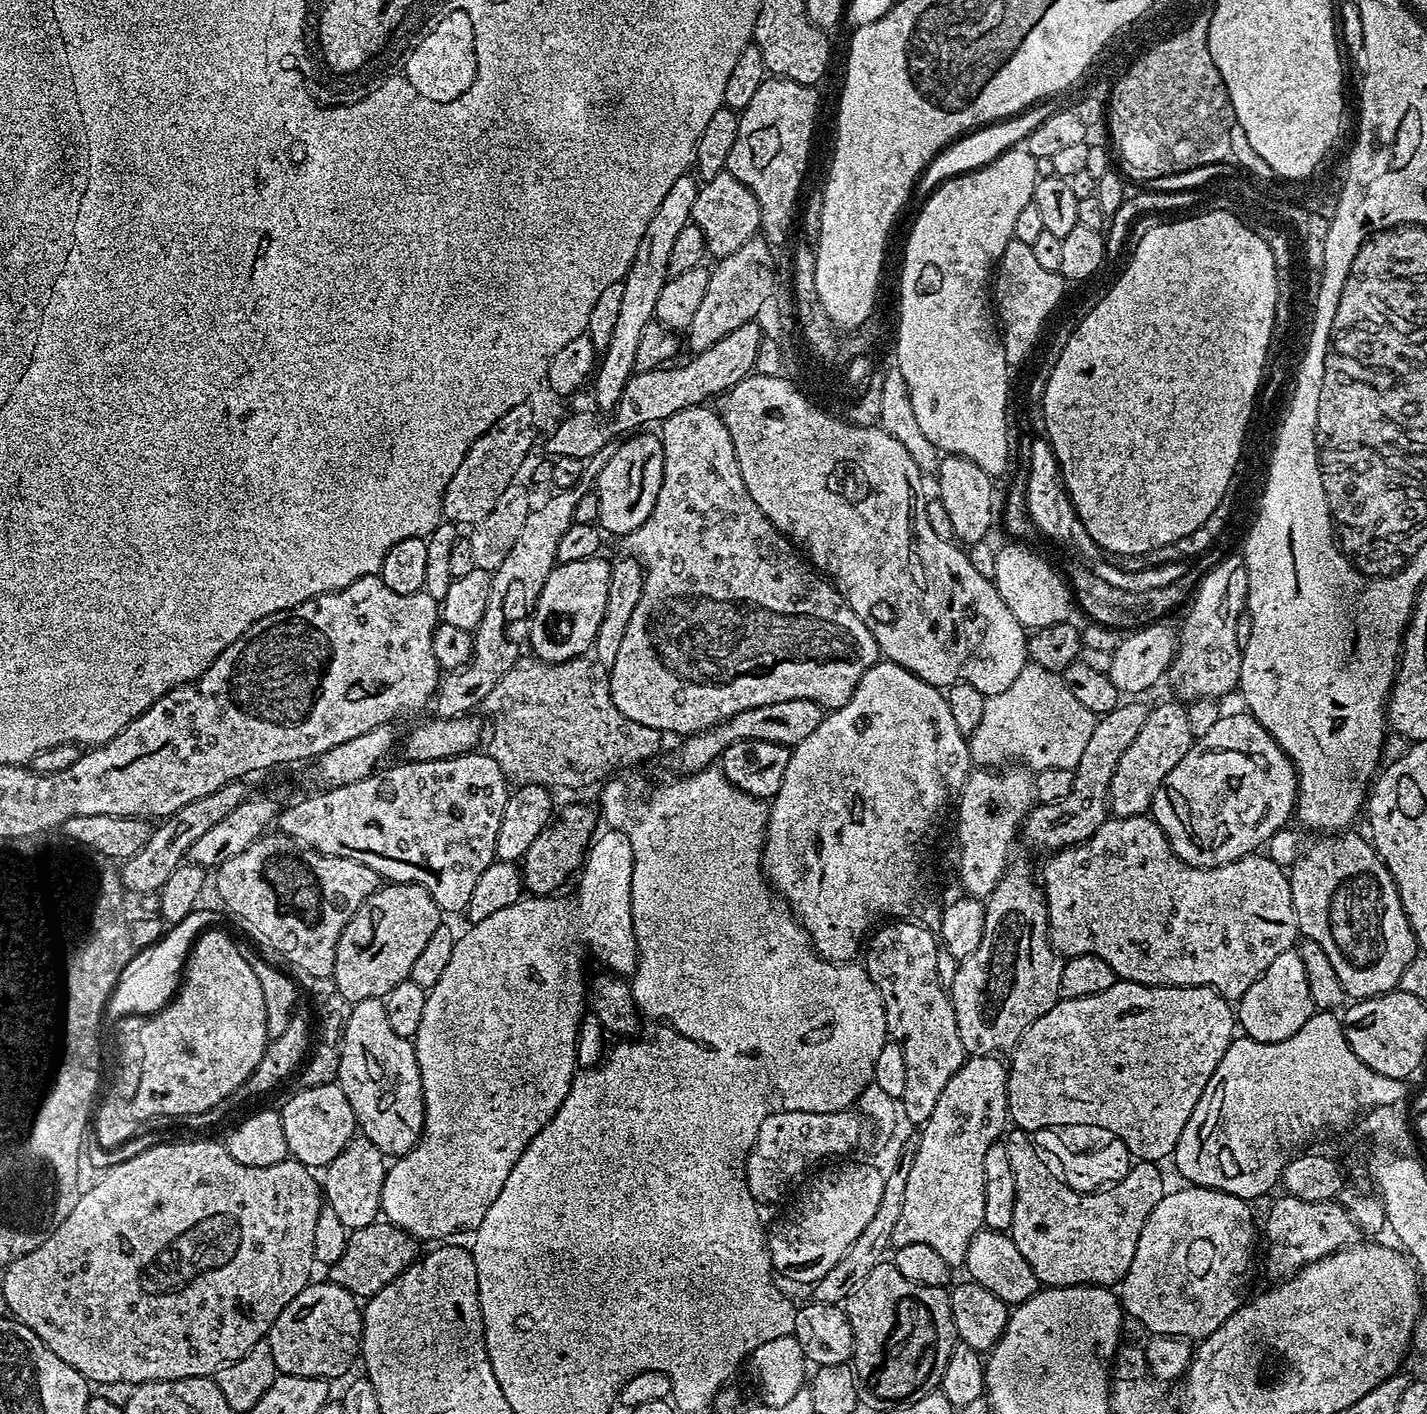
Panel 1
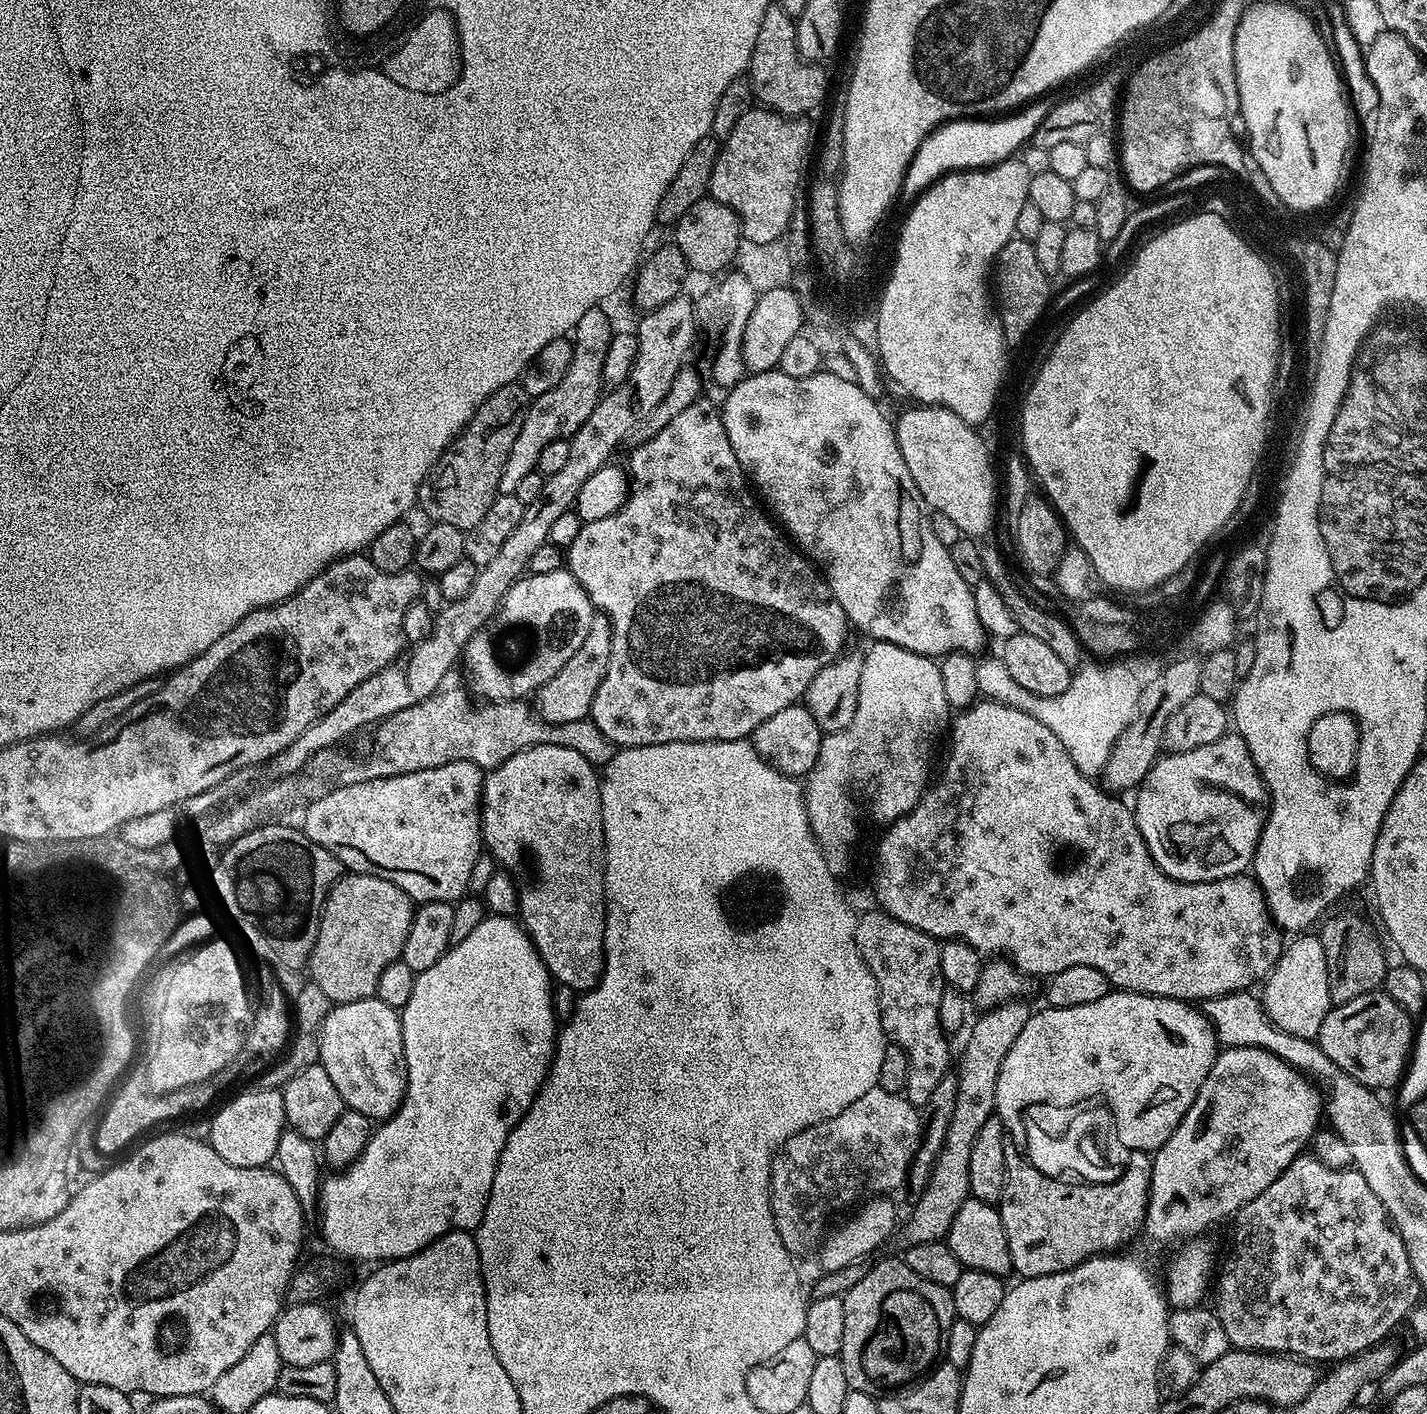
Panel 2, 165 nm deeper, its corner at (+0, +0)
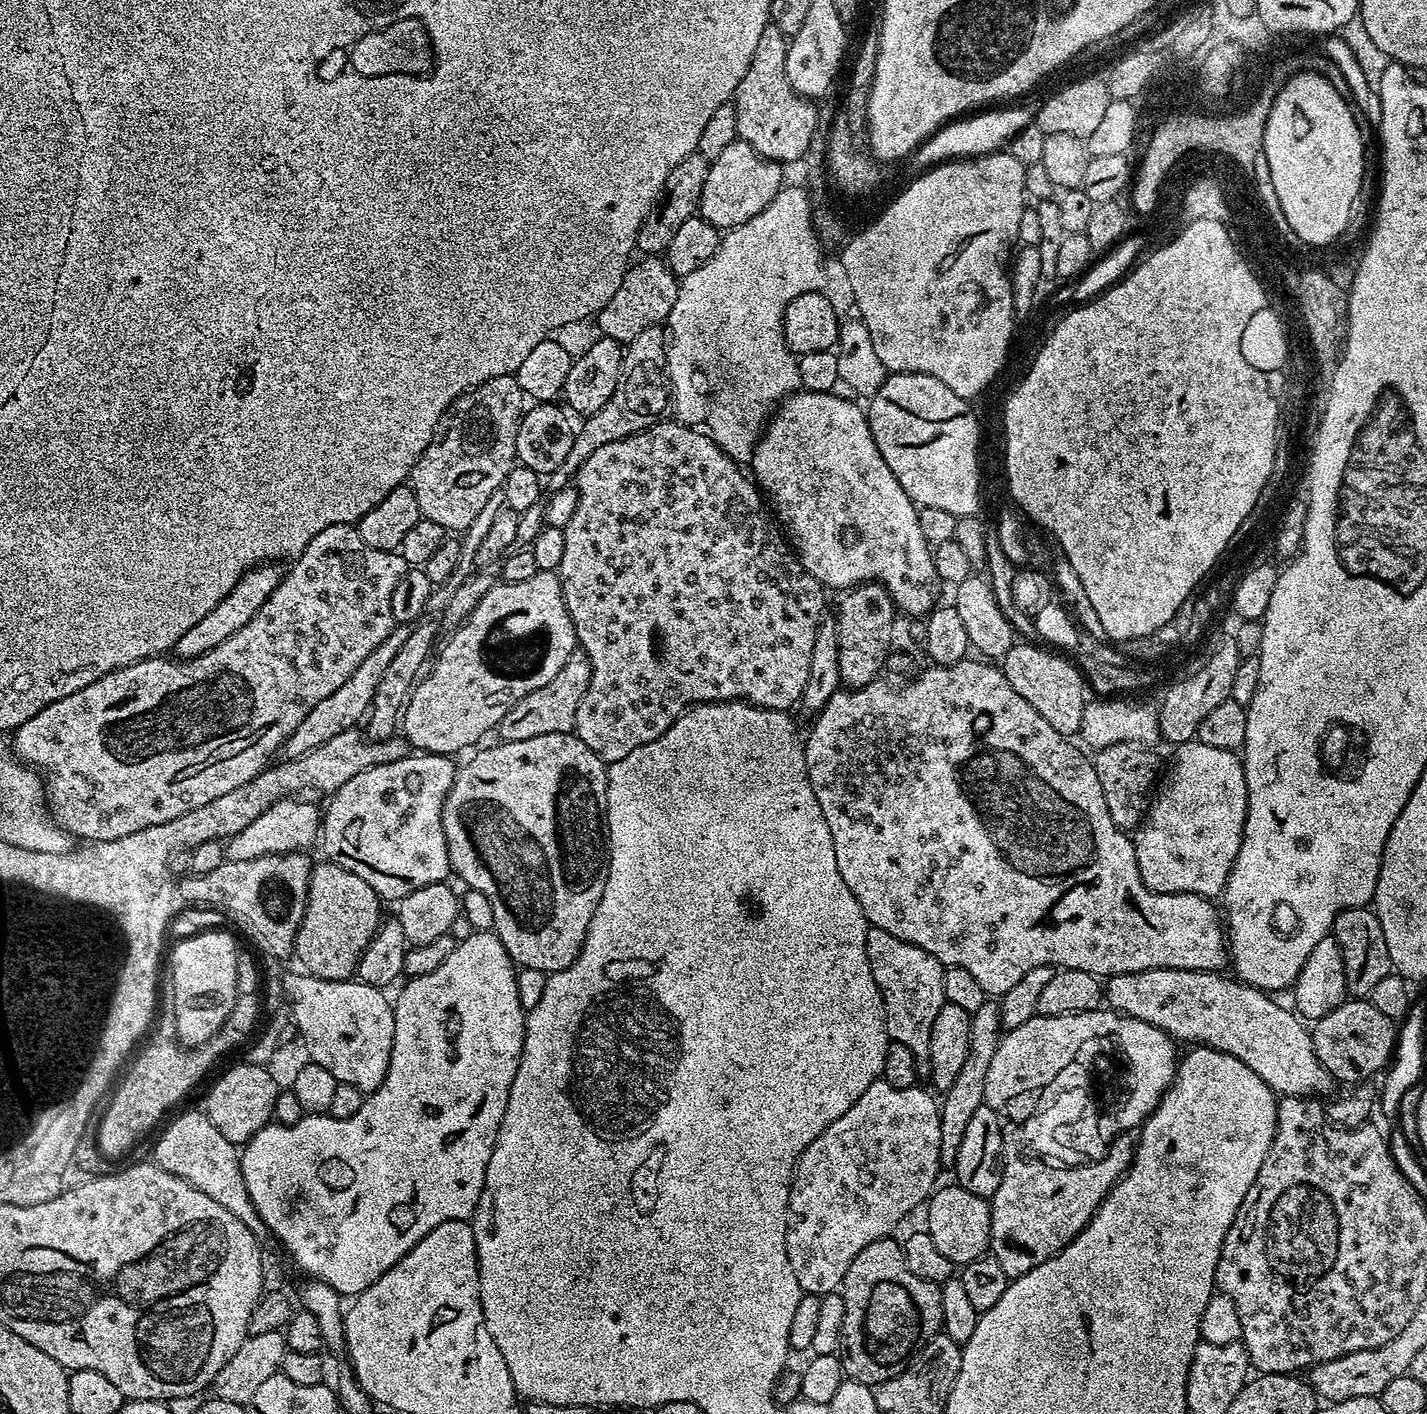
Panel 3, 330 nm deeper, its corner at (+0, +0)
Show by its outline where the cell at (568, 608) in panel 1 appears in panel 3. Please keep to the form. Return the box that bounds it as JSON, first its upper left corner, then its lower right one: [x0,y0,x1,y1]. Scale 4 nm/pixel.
[402,572,577,754]

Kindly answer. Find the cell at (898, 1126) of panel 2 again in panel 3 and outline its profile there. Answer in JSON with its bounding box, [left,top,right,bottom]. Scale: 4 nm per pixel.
[786,1079,942,1298]

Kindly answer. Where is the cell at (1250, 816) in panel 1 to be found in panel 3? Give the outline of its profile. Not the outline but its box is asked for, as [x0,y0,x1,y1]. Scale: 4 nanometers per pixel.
[1134,739,1248,898]

